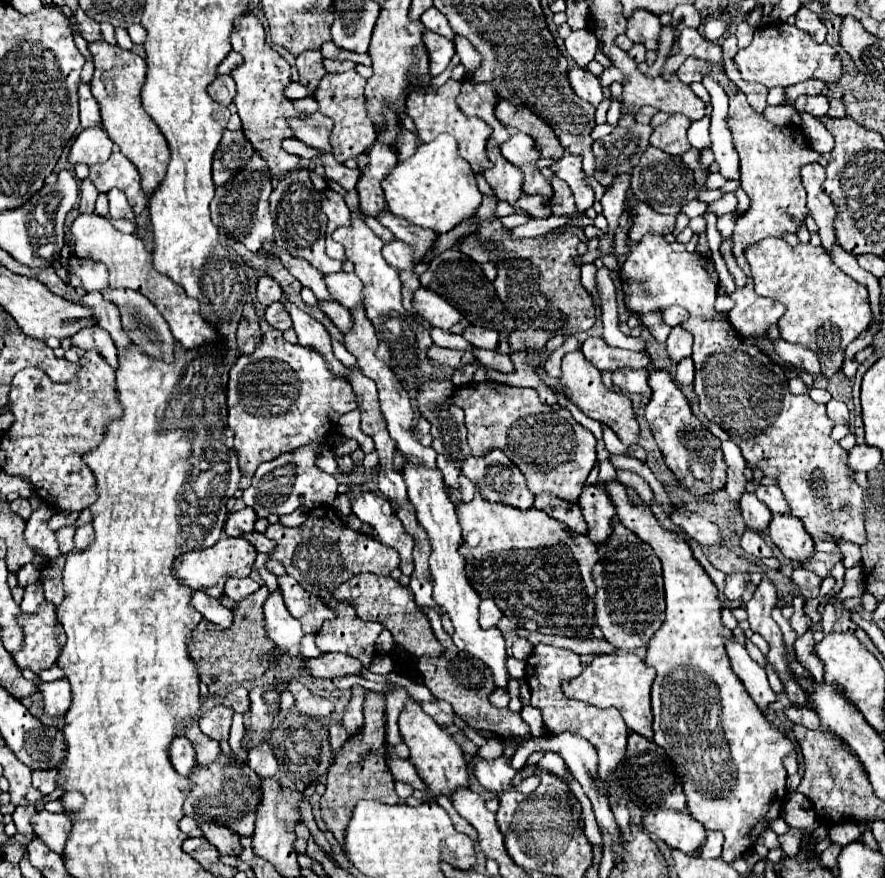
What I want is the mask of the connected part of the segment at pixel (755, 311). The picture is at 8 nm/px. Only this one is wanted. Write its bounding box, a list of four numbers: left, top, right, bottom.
[729,280,785,338]

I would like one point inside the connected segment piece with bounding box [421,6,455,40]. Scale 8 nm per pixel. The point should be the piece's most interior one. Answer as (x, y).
(434, 20)

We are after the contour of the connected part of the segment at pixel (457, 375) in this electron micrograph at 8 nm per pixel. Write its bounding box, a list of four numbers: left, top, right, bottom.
[452,359,481,387]

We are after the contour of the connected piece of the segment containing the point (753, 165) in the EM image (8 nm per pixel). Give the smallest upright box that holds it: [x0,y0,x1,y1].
[677,56,821,278]

